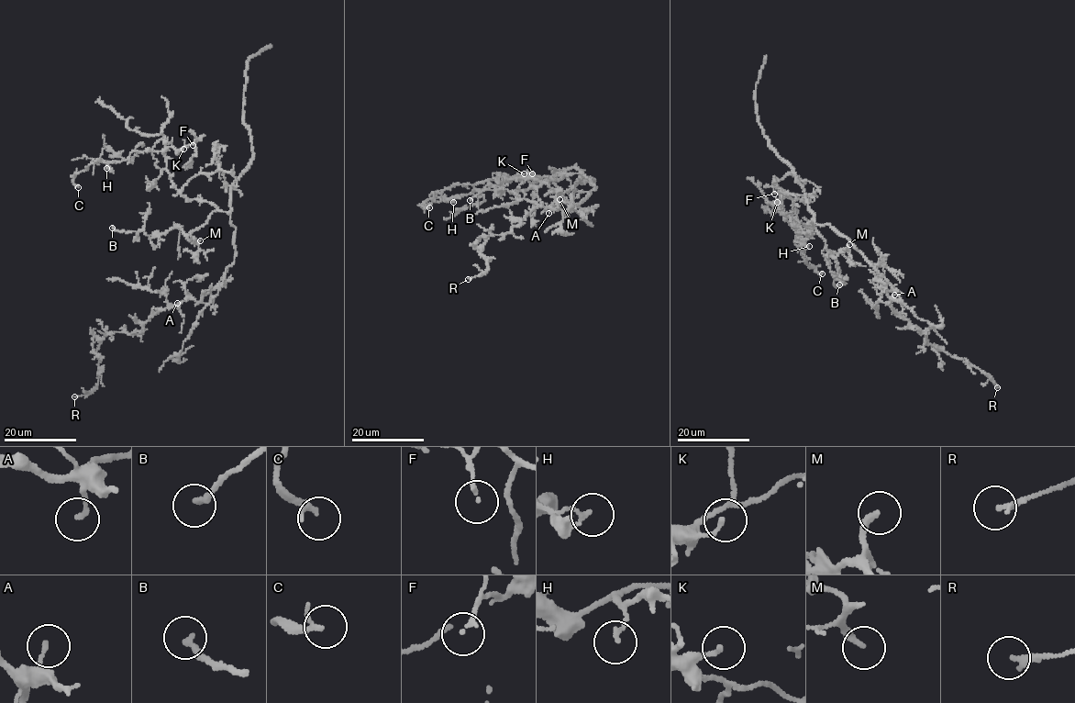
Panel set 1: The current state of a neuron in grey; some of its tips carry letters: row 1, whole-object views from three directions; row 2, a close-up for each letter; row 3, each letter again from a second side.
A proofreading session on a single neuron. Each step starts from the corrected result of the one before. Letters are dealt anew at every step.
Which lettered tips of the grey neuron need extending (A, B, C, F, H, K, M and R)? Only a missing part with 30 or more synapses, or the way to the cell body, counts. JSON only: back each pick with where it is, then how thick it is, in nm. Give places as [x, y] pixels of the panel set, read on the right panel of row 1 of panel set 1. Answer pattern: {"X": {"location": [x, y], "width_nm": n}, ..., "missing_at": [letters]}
{"missing_at": []}

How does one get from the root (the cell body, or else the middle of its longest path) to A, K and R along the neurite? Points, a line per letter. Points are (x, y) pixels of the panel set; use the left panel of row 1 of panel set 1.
A: (235, 250), (233, 262), (226, 269), (220, 289), (207, 304), (189, 298), (178, 306), (177, 303)
K: (235, 250), (236, 228), (228, 213), (209, 203), (182, 196), (171, 179), (164, 151), (170, 147), (183, 149)
R: (235, 250), (207, 304), (189, 298), (152, 314), (141, 330), (107, 333), (96, 351), (97, 384), (74, 396)

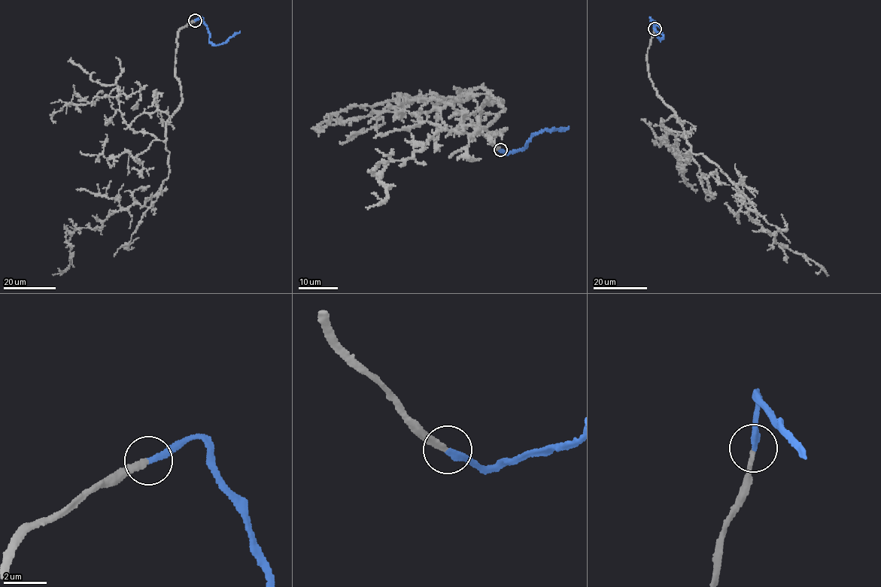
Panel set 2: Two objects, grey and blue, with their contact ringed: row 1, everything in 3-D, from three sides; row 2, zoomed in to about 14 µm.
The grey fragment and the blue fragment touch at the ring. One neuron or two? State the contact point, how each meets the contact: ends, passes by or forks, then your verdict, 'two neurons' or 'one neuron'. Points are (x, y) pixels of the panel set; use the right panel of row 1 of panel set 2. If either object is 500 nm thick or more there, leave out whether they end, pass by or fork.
at (654, 28); grey ends there; blue ends there; one neuron

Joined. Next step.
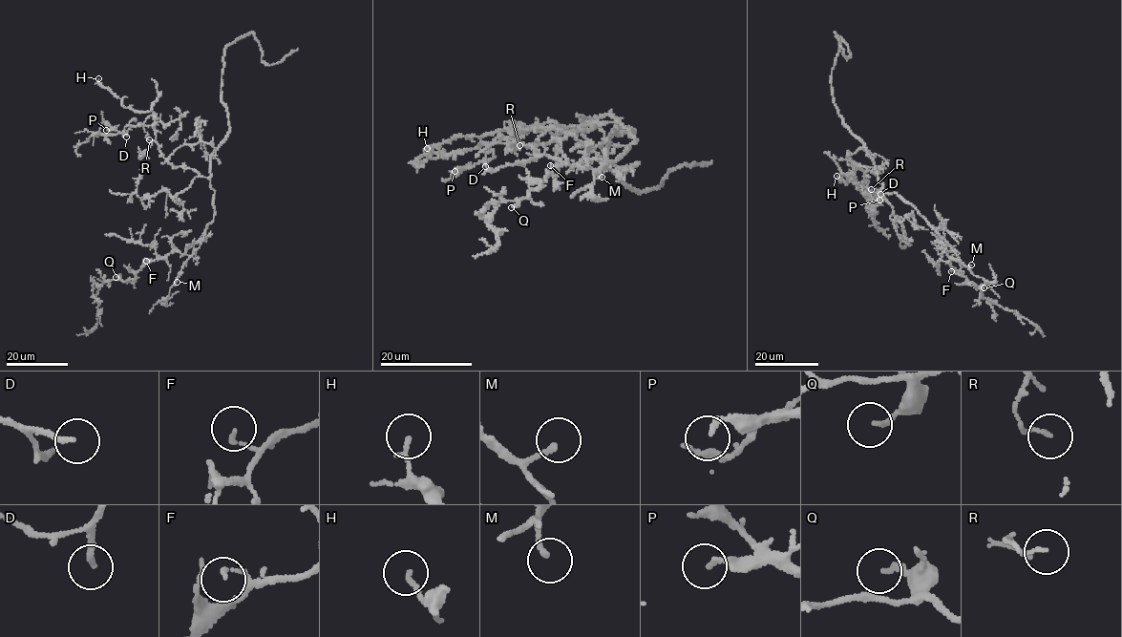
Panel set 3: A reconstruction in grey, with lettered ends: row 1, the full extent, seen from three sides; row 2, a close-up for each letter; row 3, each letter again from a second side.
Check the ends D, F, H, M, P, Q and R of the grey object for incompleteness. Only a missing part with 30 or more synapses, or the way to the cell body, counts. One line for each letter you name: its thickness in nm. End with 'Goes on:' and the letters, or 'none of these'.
D: 180 nm thick
M: 180 nm thick
Goes on: D, M

